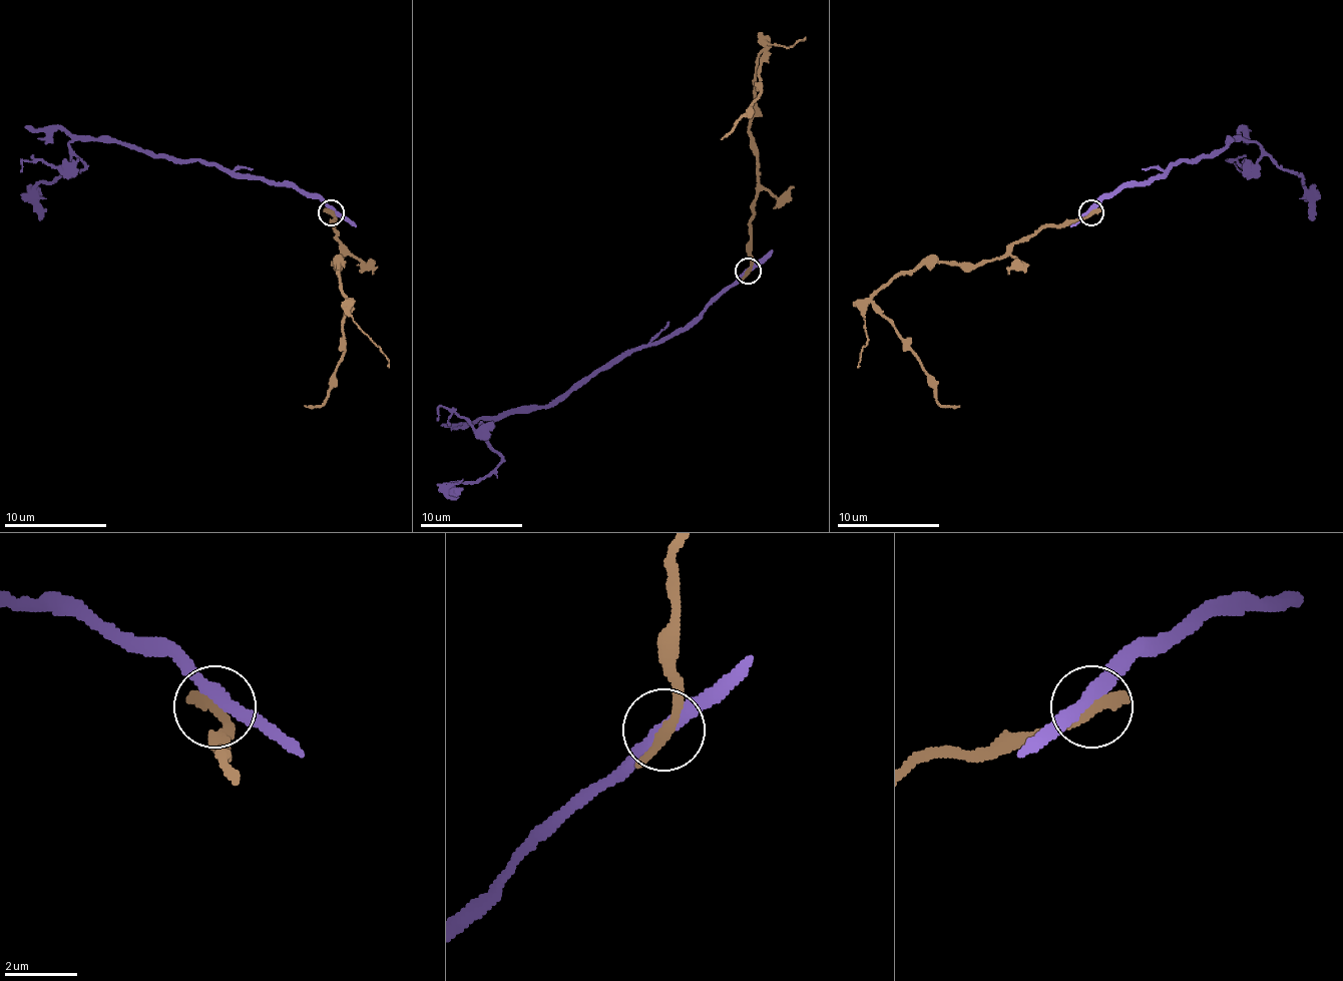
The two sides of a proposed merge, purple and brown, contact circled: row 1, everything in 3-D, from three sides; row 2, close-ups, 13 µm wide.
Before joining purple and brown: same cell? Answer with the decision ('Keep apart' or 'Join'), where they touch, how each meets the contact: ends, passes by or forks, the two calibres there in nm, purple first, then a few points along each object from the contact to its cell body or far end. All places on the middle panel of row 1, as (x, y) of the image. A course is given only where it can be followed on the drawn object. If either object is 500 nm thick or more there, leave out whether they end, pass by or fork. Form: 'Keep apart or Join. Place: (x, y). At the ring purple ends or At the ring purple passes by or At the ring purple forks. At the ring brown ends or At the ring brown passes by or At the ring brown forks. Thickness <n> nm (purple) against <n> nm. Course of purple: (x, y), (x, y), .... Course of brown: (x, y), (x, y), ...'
Keep apart. Place: (748, 271). At the ring purple passes by. At the ring brown ends. Thickness 340 nm (purple) against 360 nm. Course of purple: (748, 270), (685, 326), (546, 406), (505, 411), (485, 436), (500, 462), (457, 492). Course of brown: (748, 270), (756, 198), (756, 142), (748, 129), (753, 78), (764, 53), (759, 70), (761, 93), (720, 139)

